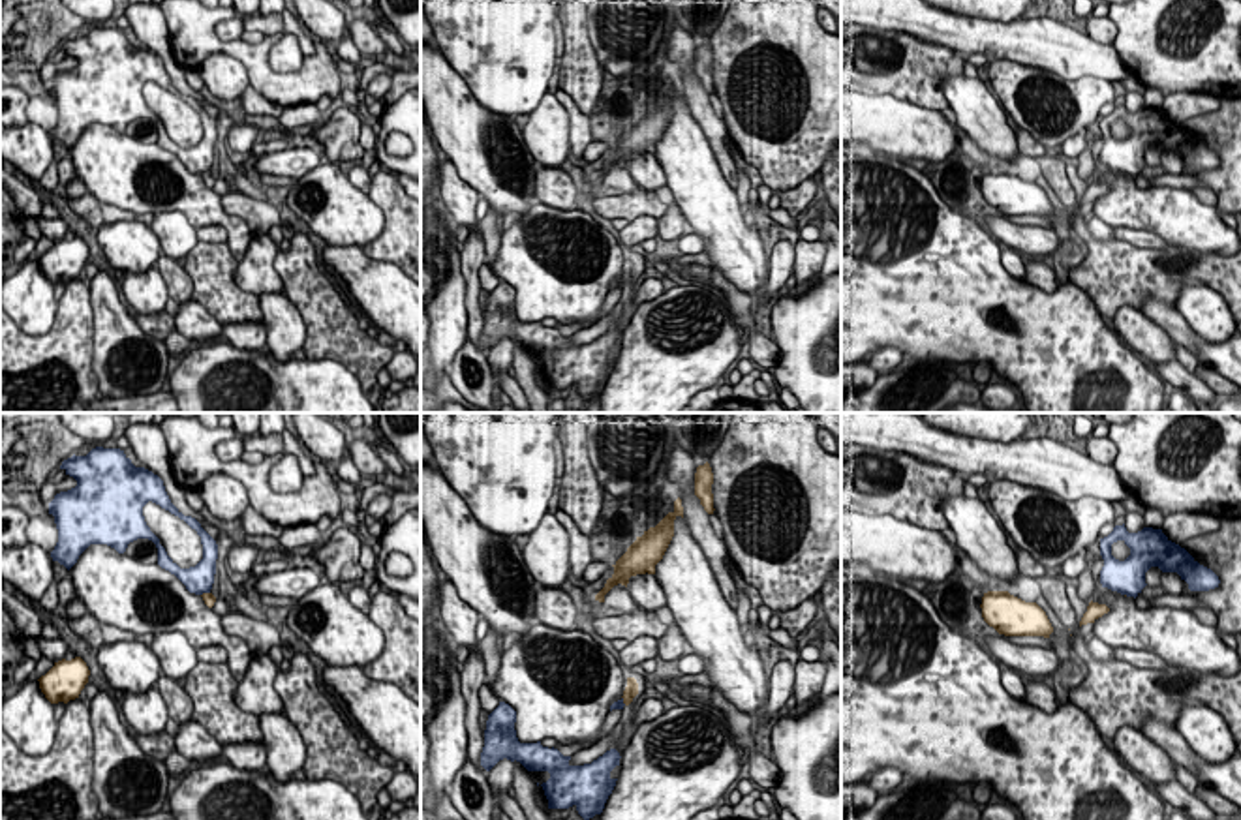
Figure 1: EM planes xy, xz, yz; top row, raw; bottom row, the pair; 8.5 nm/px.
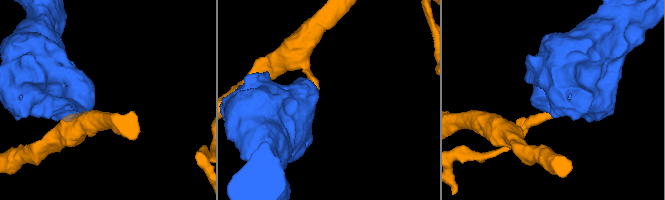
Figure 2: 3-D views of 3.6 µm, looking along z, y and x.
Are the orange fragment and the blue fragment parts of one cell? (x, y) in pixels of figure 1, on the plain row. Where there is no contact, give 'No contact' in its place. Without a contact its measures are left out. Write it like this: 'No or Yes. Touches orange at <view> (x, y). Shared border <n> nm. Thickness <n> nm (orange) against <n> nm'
No. Touches orange at xy (205, 173). Shared border 90 nm. Thickness 100 nm (orange) against 240 nm

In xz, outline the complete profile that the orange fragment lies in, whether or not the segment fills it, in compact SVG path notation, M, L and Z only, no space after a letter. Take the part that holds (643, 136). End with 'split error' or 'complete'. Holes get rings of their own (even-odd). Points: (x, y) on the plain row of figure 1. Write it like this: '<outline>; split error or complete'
M682 79L674 81L674 90L668 92L655 107L644 111L642 116L627 128L627 131L612 144L614 154L606 159L605 167L595 175L595 180L605 182L605 175L618 163L629 163L631 156L655 154L655 144L663 139L672 116L674 99L683 98Z; complete

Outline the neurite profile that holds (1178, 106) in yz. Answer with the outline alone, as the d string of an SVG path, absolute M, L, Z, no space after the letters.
M1172 92L1162 103L1162 113L1175 124L1218 109L1220 98L1207 92Z

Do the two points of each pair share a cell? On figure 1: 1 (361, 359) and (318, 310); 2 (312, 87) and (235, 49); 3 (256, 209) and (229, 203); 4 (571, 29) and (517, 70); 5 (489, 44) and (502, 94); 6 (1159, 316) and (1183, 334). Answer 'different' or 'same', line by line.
1: same
2: same
3: same
4: different
5: same
6: same

